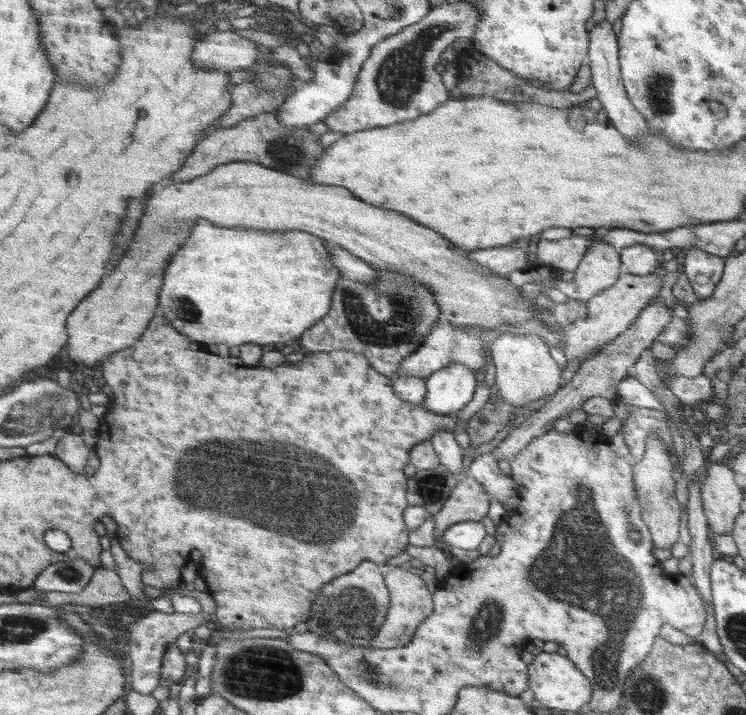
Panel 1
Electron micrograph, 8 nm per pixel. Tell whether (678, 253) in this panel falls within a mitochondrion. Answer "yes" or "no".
no

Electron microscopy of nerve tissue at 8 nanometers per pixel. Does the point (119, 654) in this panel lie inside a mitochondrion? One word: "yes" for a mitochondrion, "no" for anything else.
no

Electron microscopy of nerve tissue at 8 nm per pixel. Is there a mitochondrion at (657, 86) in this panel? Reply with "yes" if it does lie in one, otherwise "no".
yes

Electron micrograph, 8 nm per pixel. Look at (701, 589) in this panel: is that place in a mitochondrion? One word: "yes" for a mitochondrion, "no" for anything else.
no

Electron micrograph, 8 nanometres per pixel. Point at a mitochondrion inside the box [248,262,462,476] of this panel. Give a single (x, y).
(397, 317)

